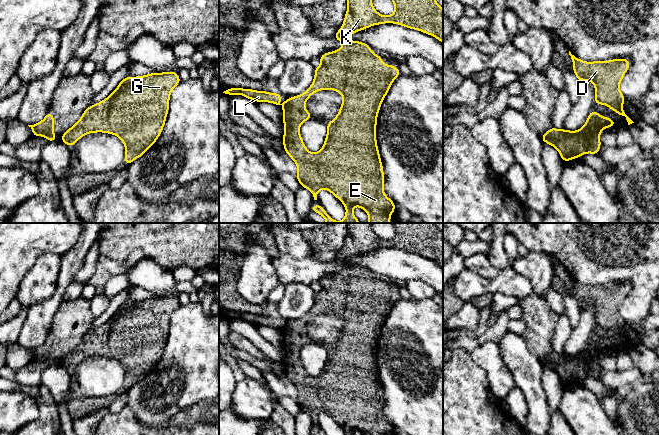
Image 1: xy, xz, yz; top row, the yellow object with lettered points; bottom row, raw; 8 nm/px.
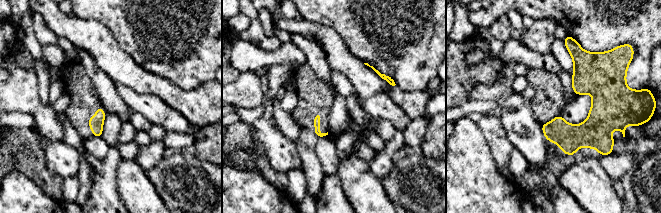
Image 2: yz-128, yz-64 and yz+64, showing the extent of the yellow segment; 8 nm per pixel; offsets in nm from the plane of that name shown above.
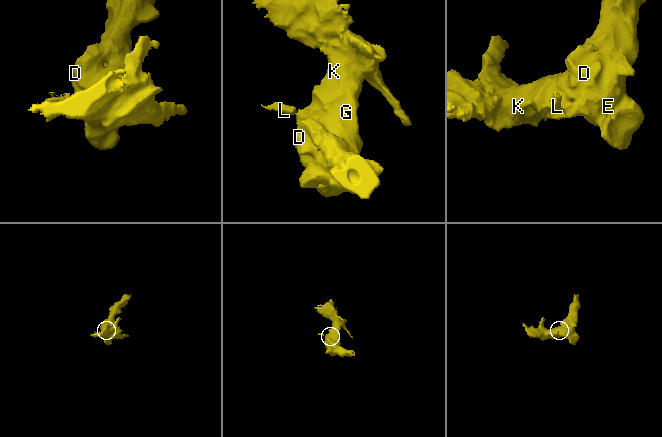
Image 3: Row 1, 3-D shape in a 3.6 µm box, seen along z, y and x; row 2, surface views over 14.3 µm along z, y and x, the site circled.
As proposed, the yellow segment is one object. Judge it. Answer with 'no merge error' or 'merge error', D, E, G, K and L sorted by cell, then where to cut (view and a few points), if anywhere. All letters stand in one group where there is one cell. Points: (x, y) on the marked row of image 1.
merge error | D E G K / L | xz (285, 103), (281, 105)

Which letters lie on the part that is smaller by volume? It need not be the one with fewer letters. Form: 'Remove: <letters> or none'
Remove: L

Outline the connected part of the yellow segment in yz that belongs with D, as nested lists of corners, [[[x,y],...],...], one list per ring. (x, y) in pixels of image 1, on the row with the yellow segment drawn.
[[[569,51],[573,61],[573,70],[579,82],[589,80],[595,84],[594,104],[604,104],[617,114],[625,116],[628,125],[634,123],[622,109],[626,98],[622,95],[619,84],[630,66],[628,59],[614,59],[606,62],[584,62]]]

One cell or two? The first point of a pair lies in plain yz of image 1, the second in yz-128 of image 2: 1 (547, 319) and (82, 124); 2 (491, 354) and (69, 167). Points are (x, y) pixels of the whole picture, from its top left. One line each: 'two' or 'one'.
1: one
2: one

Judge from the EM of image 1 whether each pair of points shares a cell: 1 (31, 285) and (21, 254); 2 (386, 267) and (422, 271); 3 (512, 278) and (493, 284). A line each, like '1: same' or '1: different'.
1: different
2: same
3: same

